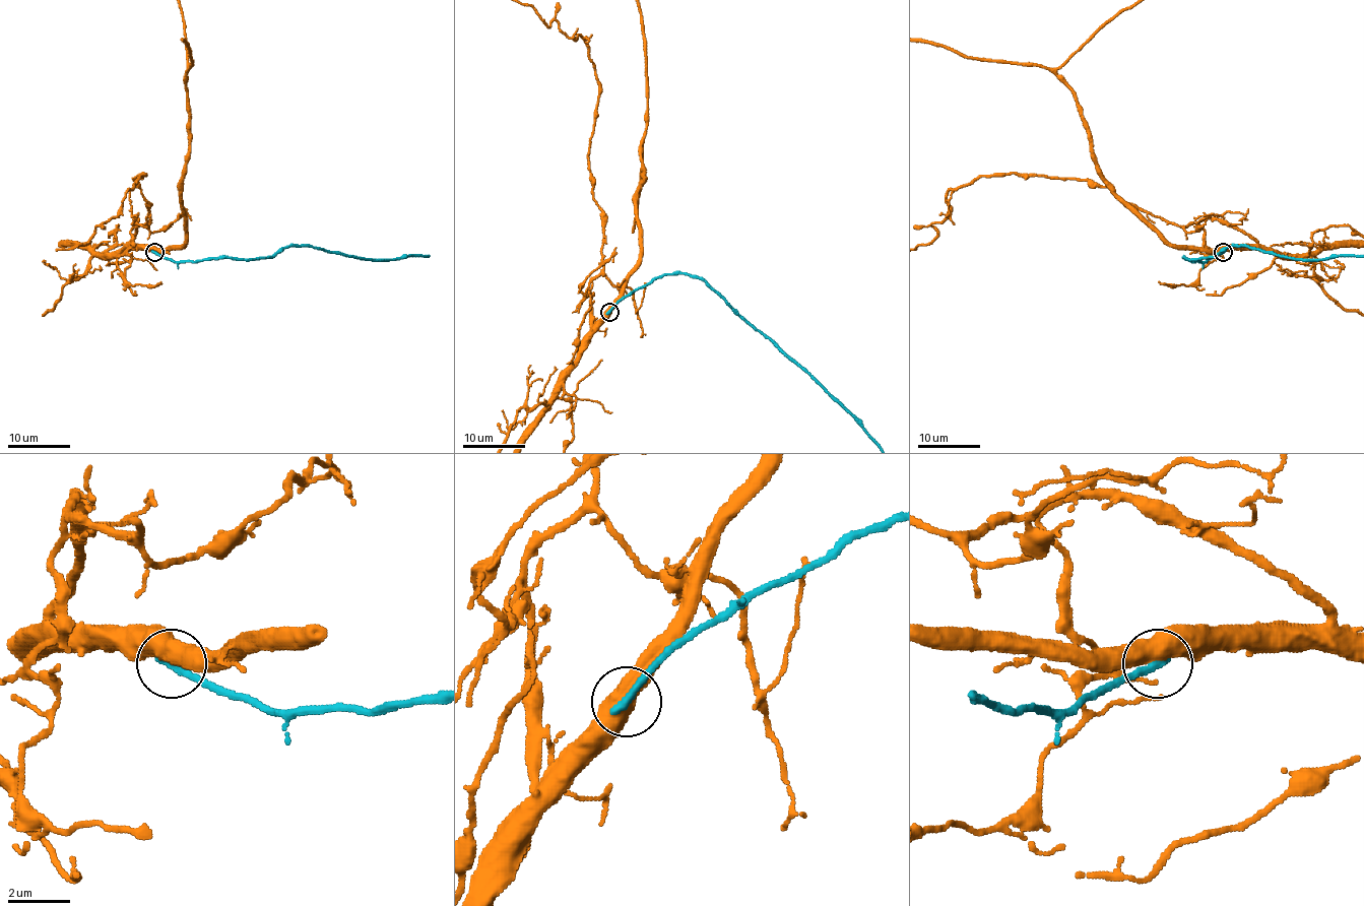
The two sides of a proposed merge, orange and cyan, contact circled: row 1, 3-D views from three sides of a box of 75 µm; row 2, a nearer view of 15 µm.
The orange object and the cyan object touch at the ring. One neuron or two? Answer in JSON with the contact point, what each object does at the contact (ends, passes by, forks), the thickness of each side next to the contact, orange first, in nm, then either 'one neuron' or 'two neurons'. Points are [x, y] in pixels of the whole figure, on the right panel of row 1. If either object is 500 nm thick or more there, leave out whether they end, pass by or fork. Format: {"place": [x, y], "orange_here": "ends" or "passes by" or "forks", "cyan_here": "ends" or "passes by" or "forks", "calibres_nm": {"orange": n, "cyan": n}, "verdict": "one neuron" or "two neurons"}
{"place": [1223, 252], "calibres_nm": {"orange": 600, "cyan": 300}, "verdict": "one neuron"}

